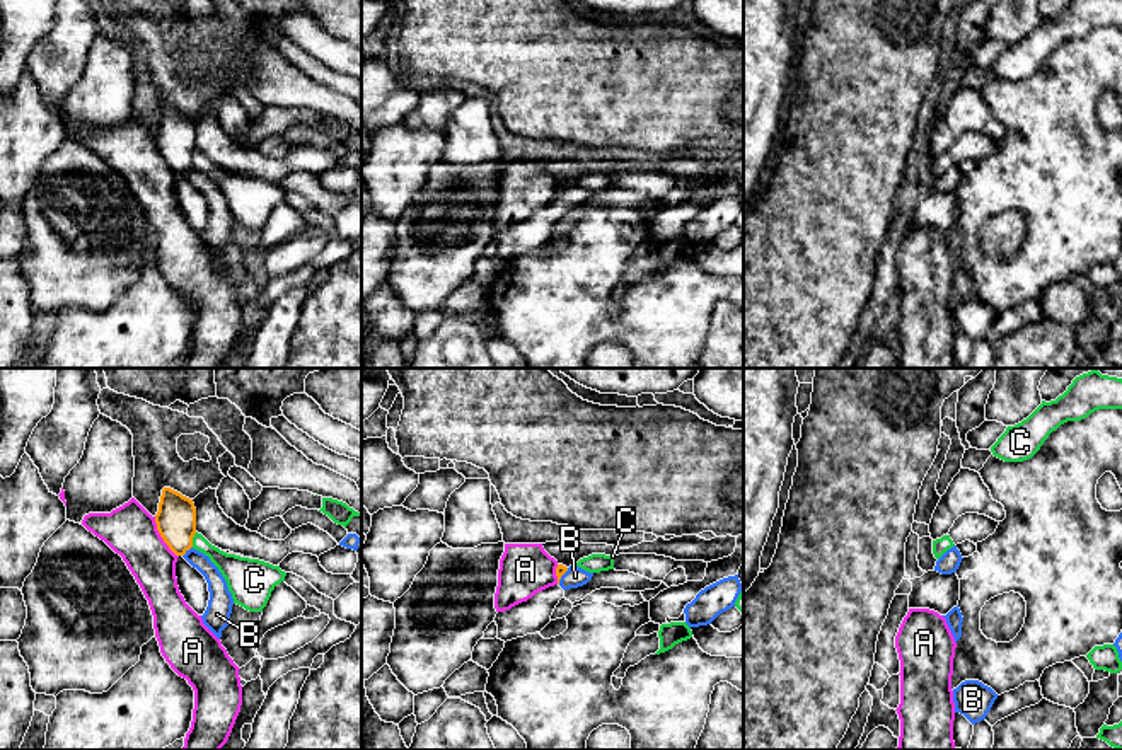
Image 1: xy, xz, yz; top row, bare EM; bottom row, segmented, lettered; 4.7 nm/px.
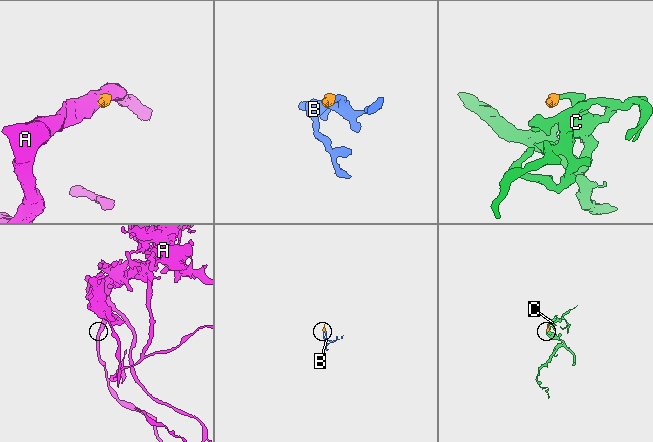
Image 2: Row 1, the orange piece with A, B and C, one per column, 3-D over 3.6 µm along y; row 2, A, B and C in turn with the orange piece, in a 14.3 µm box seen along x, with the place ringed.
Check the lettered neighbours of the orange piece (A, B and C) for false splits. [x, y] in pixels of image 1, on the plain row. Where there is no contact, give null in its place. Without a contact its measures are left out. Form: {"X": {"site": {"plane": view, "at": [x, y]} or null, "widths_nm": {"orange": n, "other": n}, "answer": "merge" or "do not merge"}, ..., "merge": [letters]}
{"A": {"site": {"plane": "xy", "at": [161, 154]}, "widths_nm": {"orange": 190, "other": 240}, "answer": "do not merge"}, "B": {"site": {"plane": "xy", "at": [188, 167]}, "widths_nm": {"orange": 190, "other": 100}, "answer": "do not merge"}, "C": {"site": {"plane": "xy", "at": [191, 157]}, "widths_nm": {"orange": 190, "other": 130}, "answer": "do not merge"}, "merge": []}

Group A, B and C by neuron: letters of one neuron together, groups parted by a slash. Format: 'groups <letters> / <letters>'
groups A / B / C

